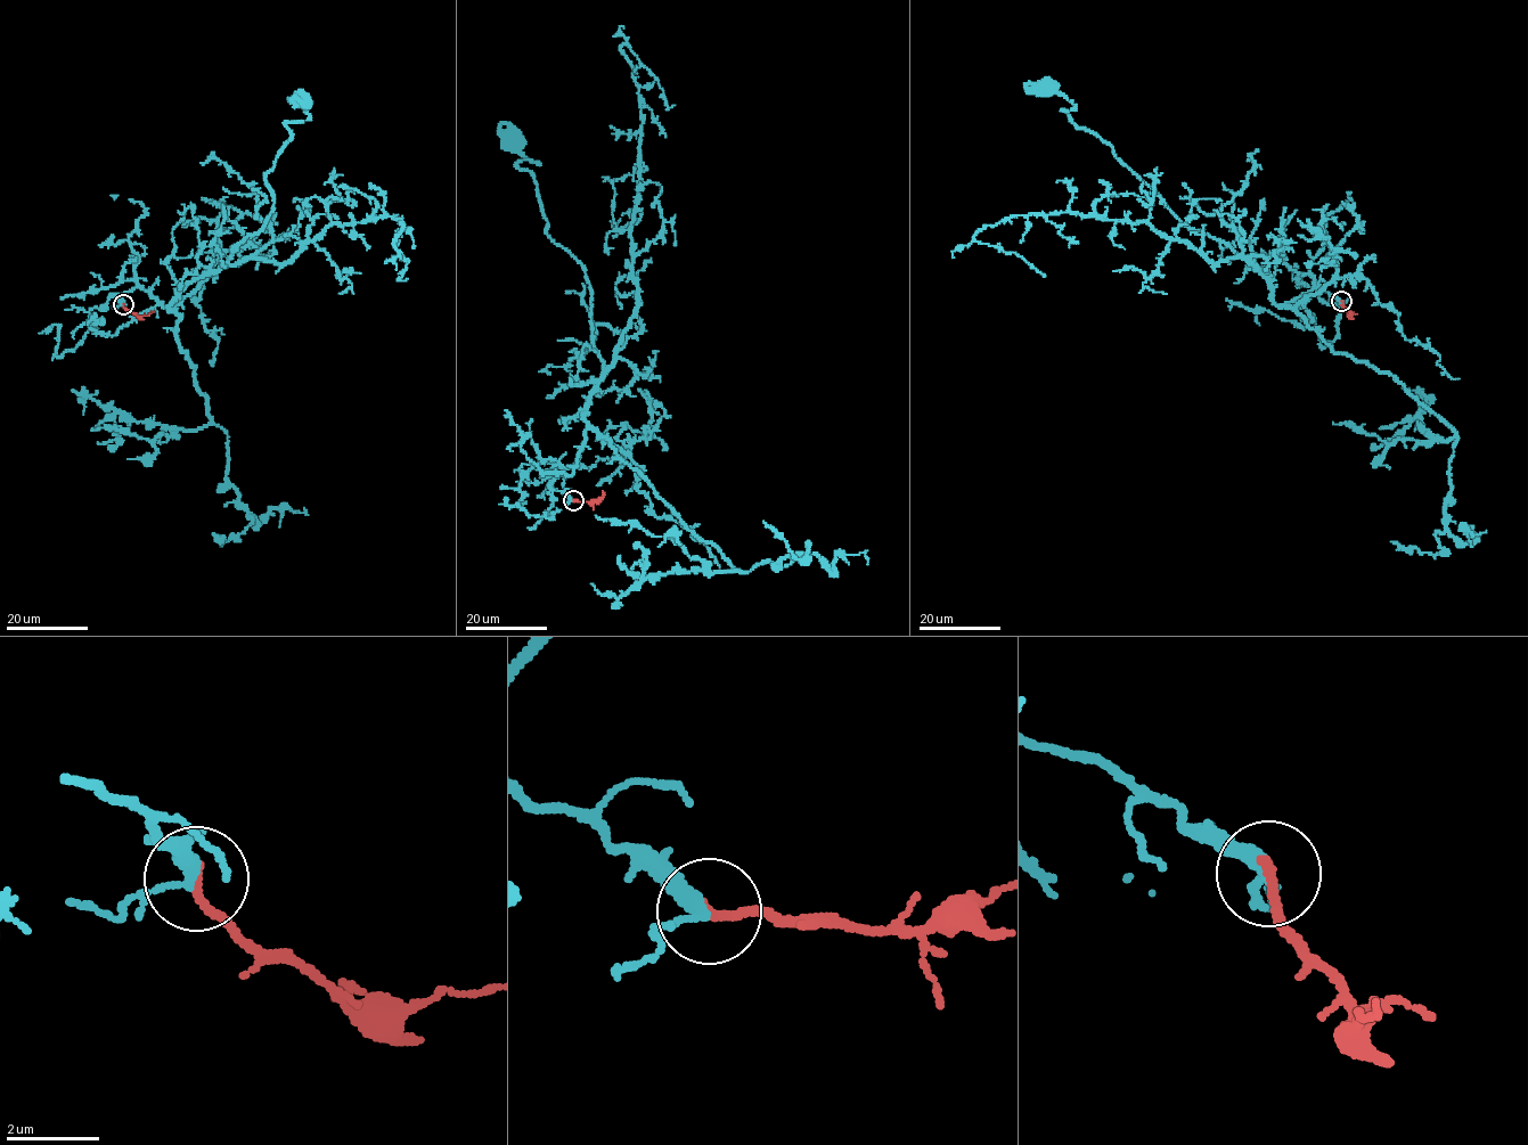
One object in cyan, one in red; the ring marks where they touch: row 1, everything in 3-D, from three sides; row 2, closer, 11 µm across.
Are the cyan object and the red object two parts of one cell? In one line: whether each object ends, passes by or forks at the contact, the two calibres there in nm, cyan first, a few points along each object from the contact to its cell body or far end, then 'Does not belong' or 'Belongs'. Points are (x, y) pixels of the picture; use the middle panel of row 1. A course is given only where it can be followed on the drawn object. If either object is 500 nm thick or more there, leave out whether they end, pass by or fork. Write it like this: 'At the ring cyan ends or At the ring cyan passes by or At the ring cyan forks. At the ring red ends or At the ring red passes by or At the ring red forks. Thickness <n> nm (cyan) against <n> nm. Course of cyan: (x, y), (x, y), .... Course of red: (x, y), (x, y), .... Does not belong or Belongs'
At the ring cyan passes by. At the ring red ends. Thickness 280 nm (cyan) against 240 nm. Course of cyan: (572, 500), (550, 485), (578, 459), (603, 360), (583, 269), (546, 231), (516, 164), (538, 163), (515, 140). Course of red: (573, 500), (595, 500), (602, 497), (602, 490). Belongs

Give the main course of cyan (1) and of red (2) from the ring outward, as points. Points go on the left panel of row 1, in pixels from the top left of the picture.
1: (122, 304), (141, 287), (169, 309), (260, 231), (304, 99)
2: (123, 304), (136, 315), (153, 311)

